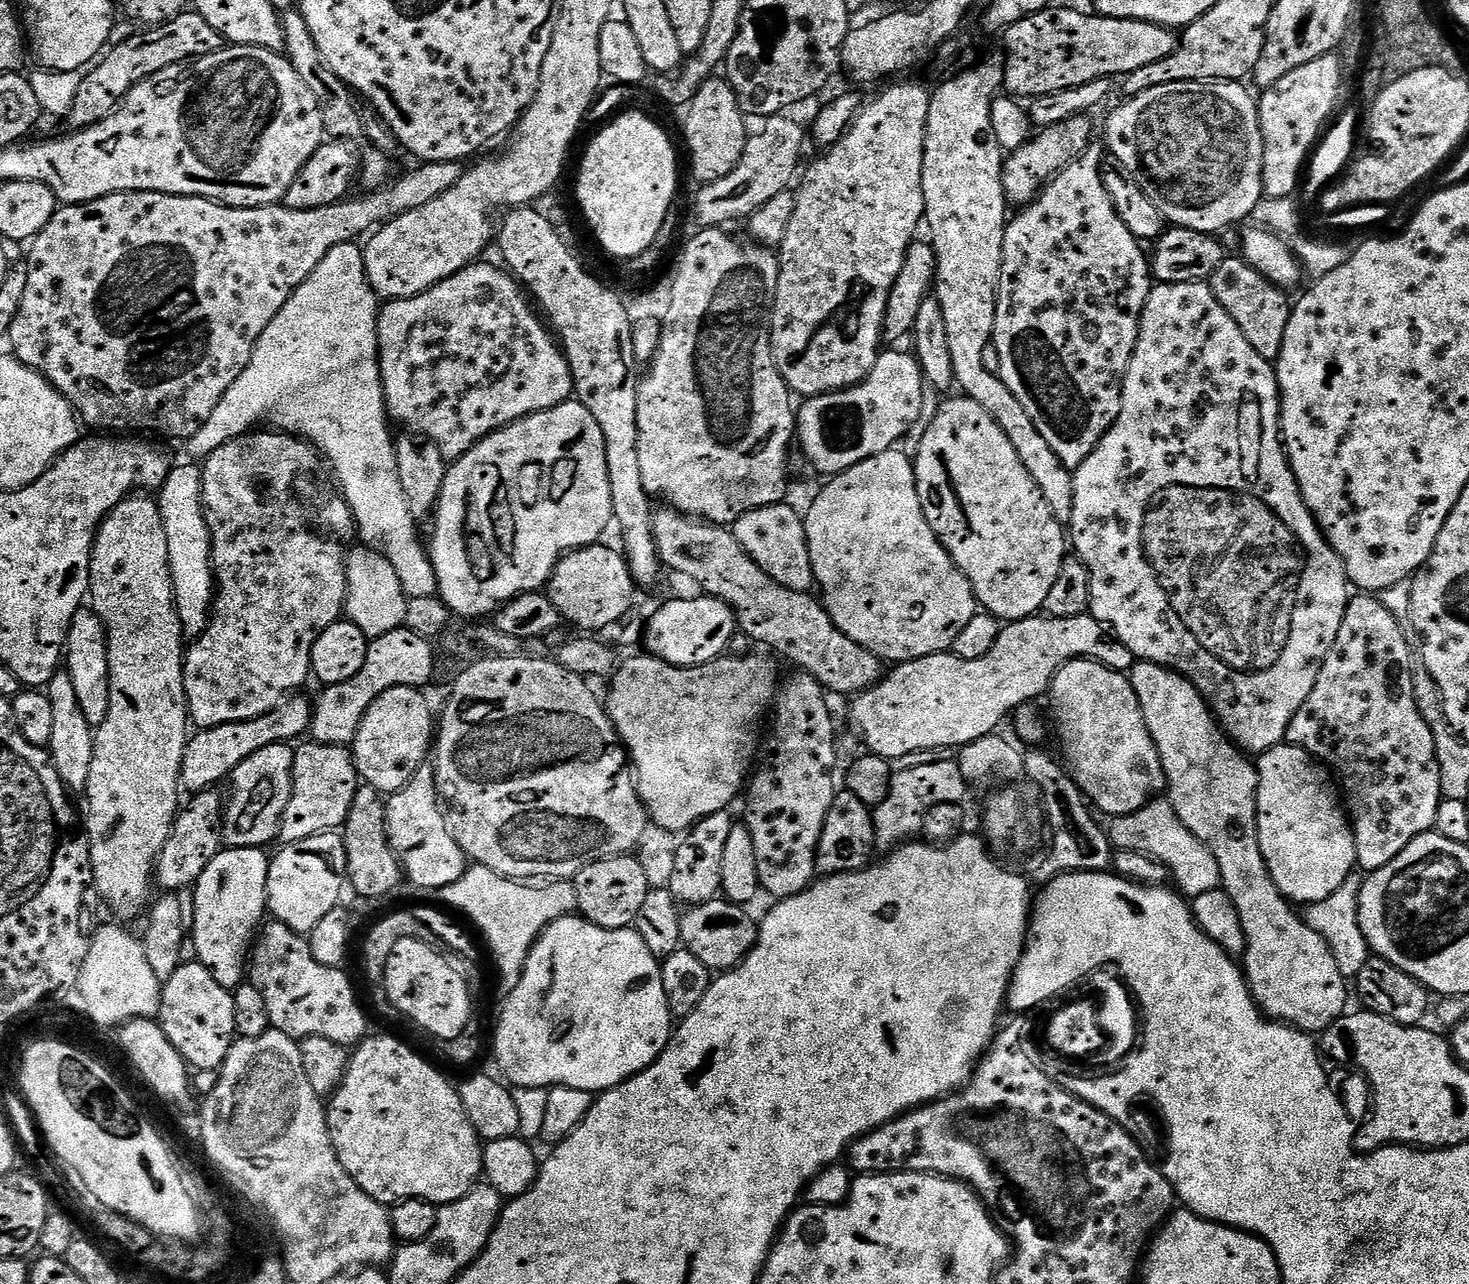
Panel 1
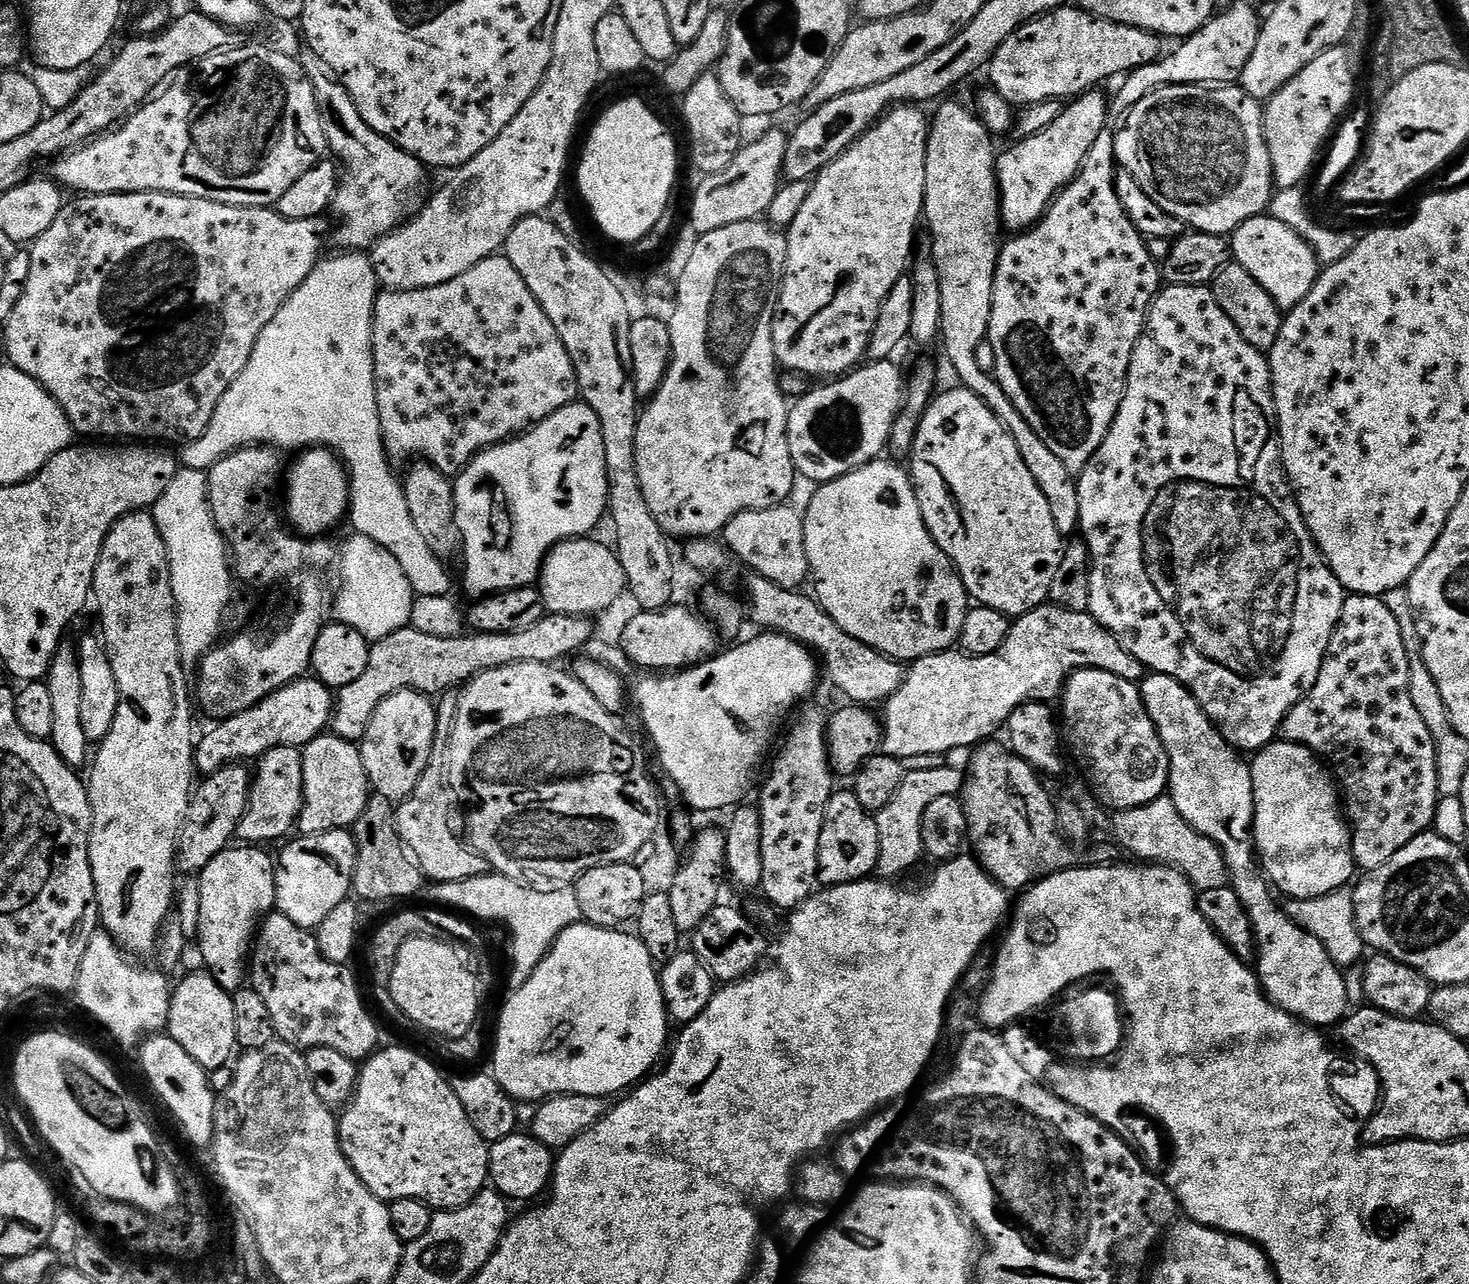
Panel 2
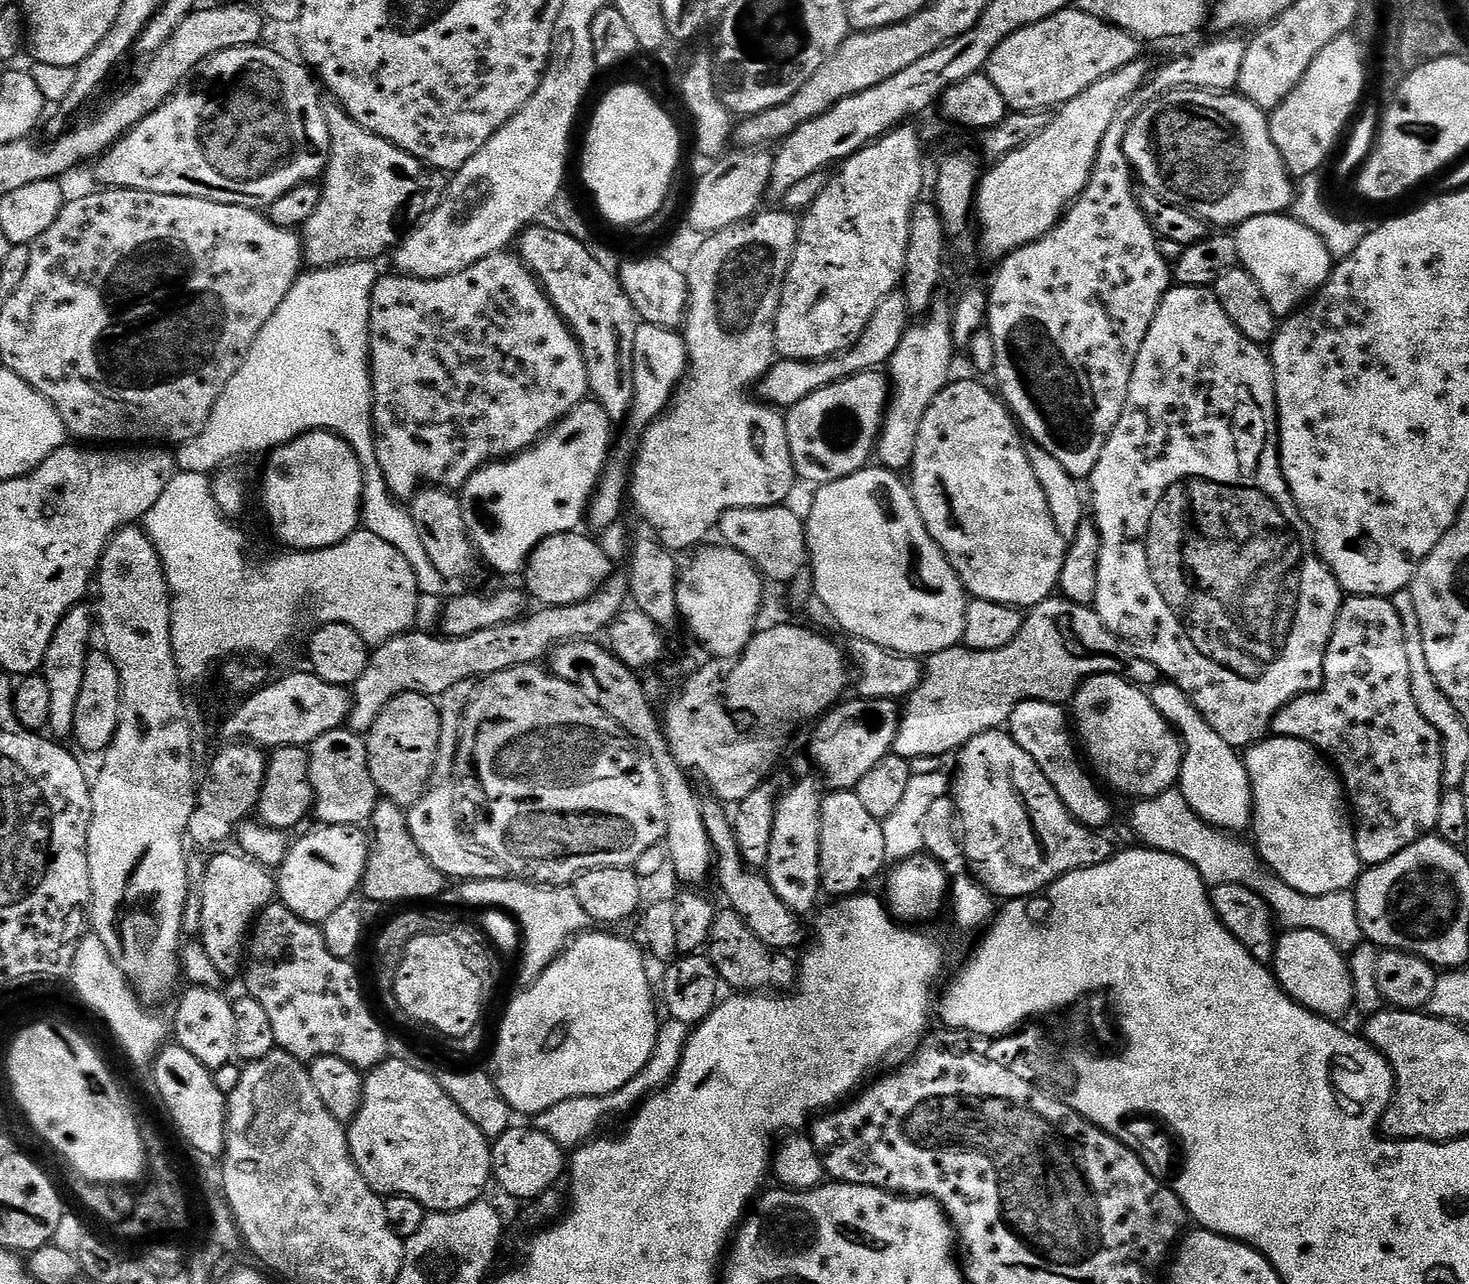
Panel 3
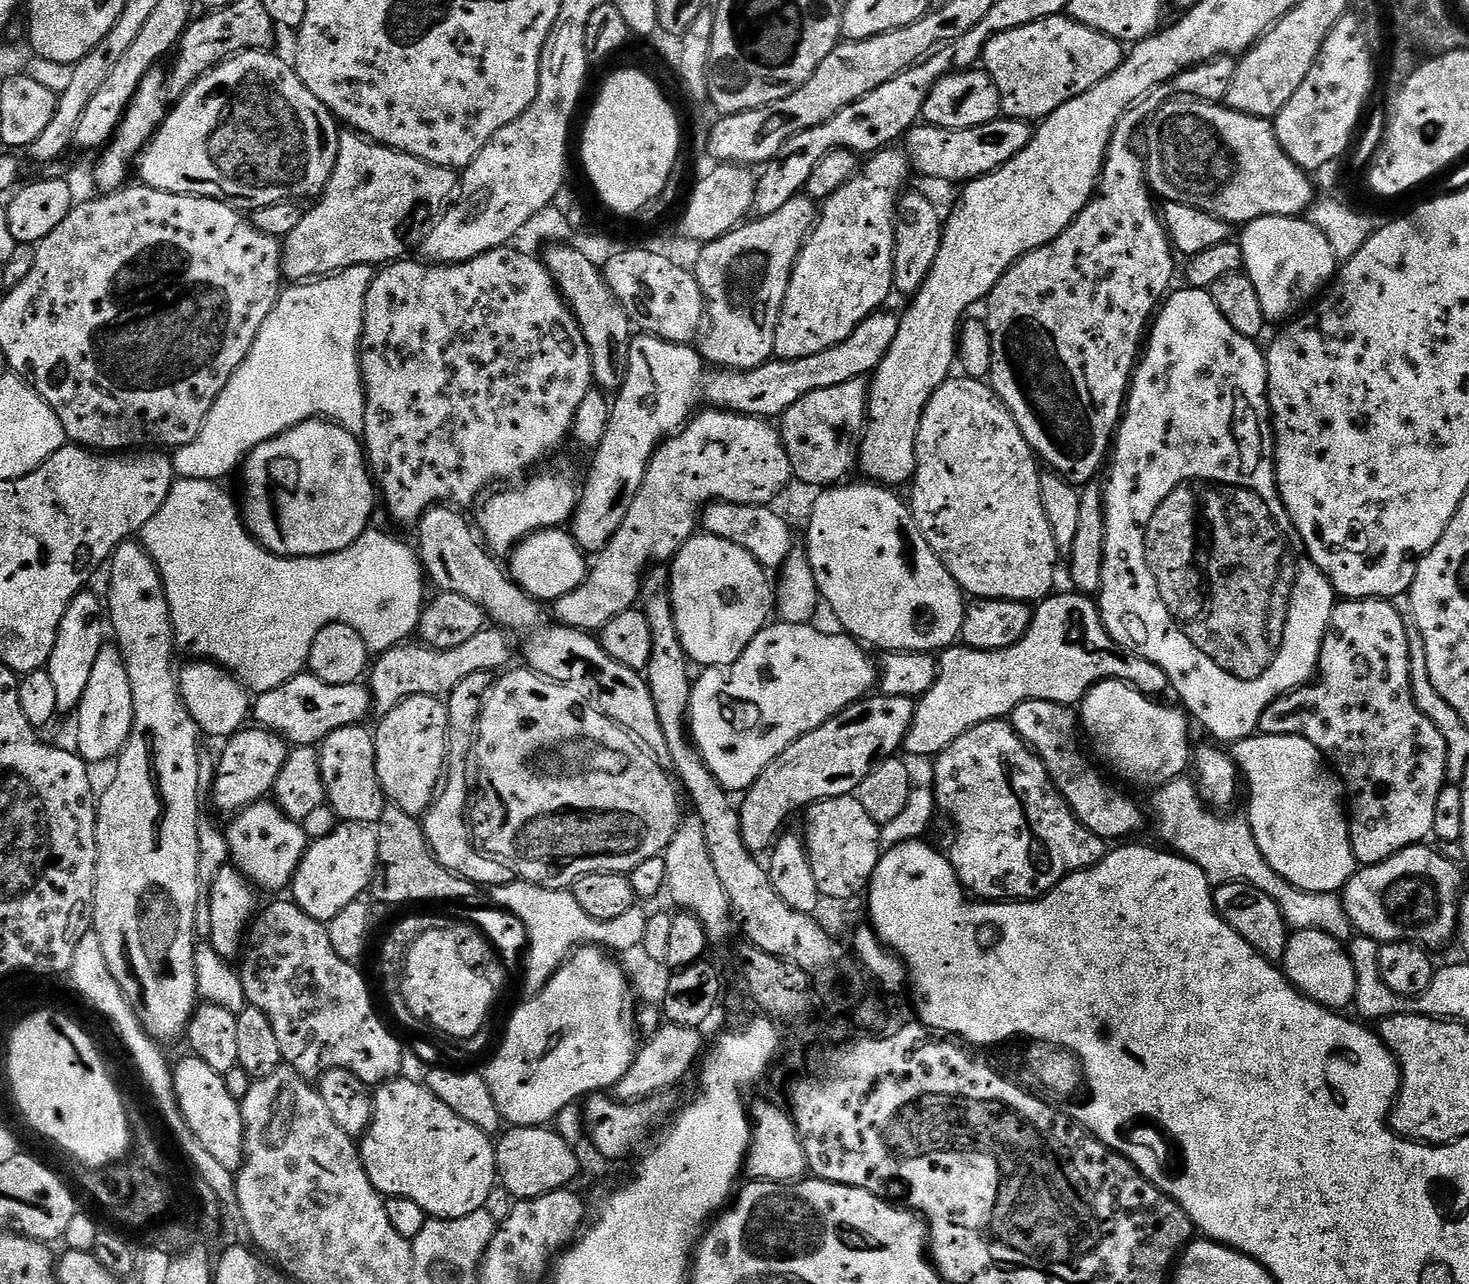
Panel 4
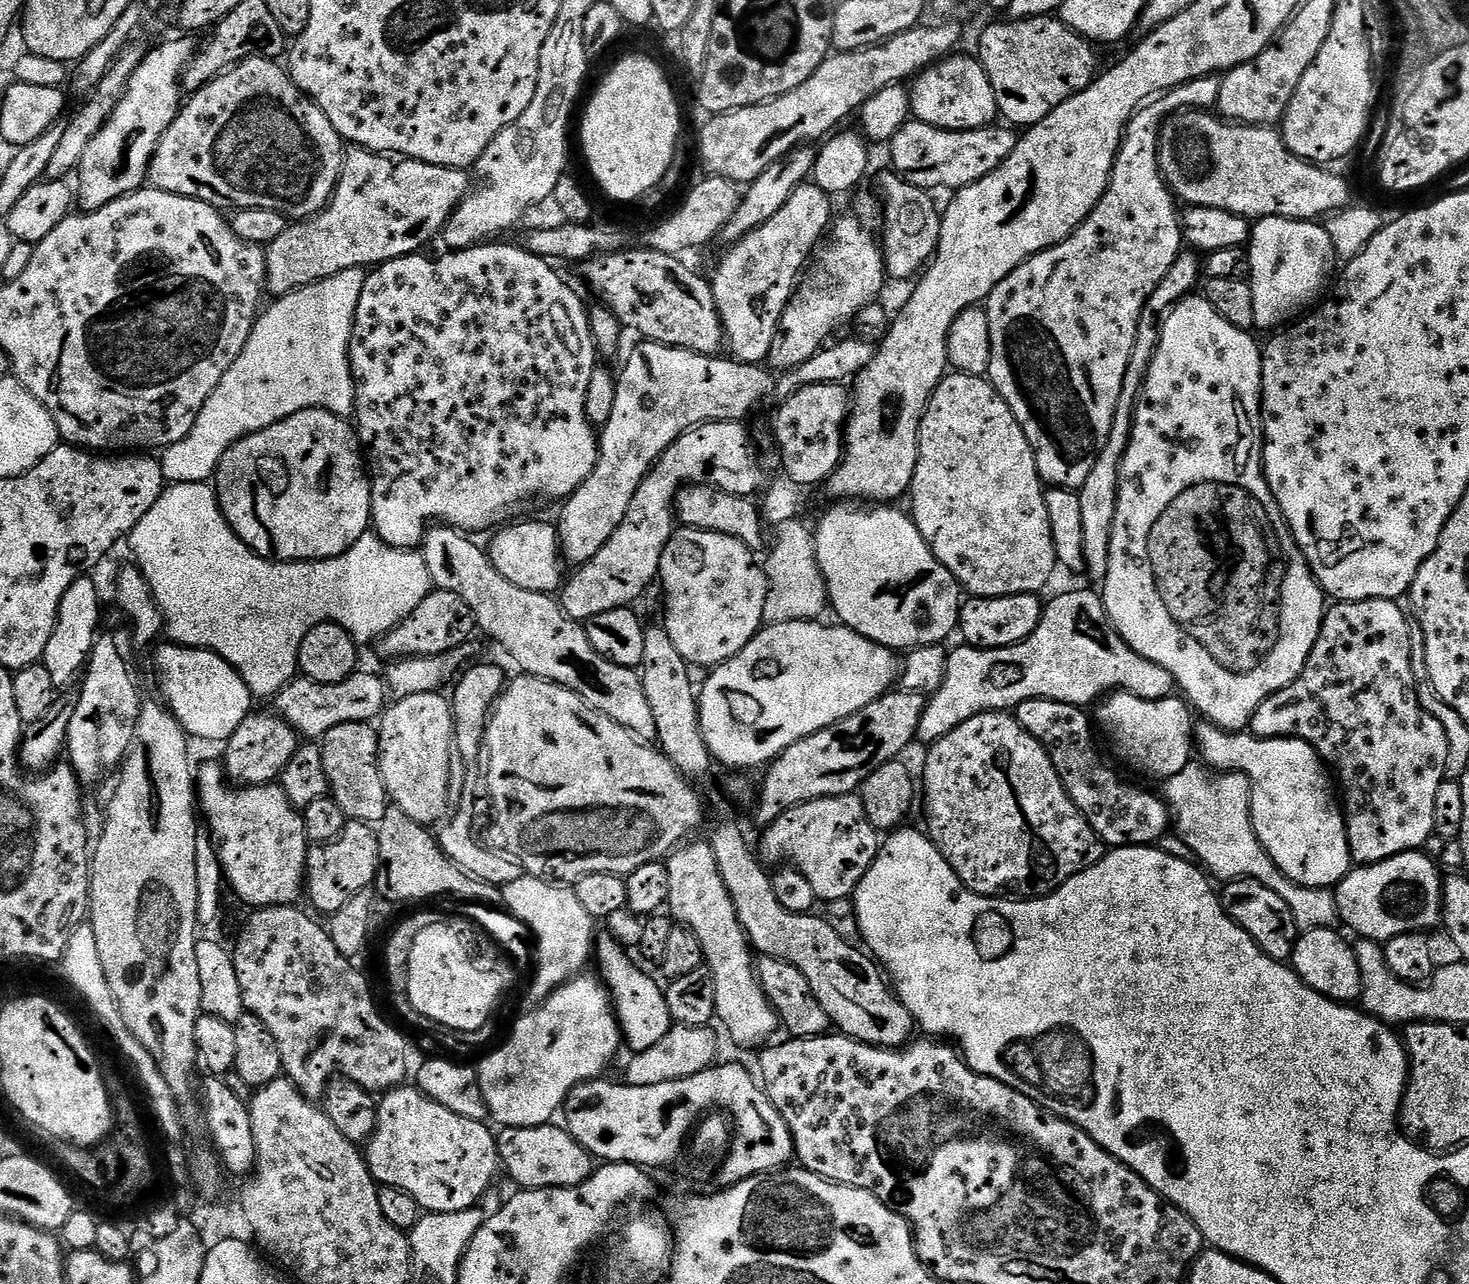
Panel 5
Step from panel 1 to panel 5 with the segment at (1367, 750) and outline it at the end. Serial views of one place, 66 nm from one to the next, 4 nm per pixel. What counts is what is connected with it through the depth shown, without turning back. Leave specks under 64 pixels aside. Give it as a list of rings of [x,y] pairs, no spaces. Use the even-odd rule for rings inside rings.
[[[1353,600],[1333,603],[1325,611],[1324,625],[1320,628],[1318,642],[1314,642],[1314,650],[1310,650],[1310,658],[1302,674],[1293,684],[1278,690],[1270,698],[1266,698],[1262,706],[1258,706],[1250,725],[1250,732],[1254,736],[1263,736],[1265,740],[1281,738],[1305,740],[1307,744],[1316,749],[1316,753],[1324,759],[1324,763],[1334,773],[1342,789],[1344,819],[1348,822],[1348,845],[1352,851],[1353,861],[1357,865],[1377,864],[1403,852],[1423,849],[1425,847],[1423,844],[1428,839],[1433,839],[1434,797],[1438,794],[1438,786],[1442,786],[1446,778],[1444,774],[1448,753],[1446,730],[1442,730],[1442,722],[1438,722],[1434,714],[1424,709],[1416,693],[1416,679],[1410,662],[1410,626],[1406,626],[1406,618],[1396,600]]]

